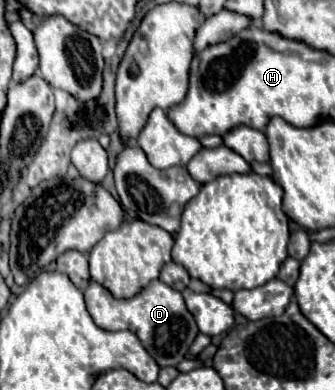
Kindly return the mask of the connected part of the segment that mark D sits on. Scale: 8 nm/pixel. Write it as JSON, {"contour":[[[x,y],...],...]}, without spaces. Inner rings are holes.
{"contour":[[[152,280],[140,294],[128,300],[118,300],[100,284],[90,282],[90,286],[84,290],[84,298],[86,298],[88,312],[98,328],[134,332],[140,338],[142,346],[150,352],[150,356],[162,368],[178,366],[186,358],[194,338],[198,336],[196,320],[188,312],[182,294],[166,286],[162,280]]]}

